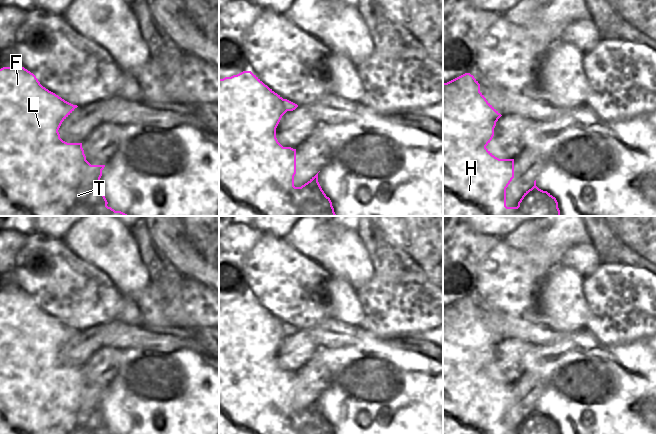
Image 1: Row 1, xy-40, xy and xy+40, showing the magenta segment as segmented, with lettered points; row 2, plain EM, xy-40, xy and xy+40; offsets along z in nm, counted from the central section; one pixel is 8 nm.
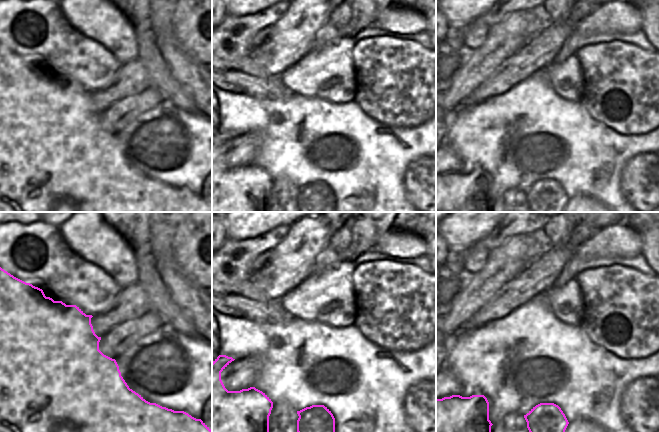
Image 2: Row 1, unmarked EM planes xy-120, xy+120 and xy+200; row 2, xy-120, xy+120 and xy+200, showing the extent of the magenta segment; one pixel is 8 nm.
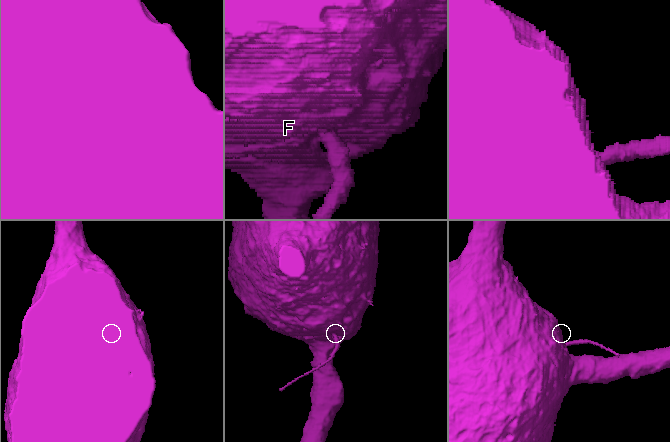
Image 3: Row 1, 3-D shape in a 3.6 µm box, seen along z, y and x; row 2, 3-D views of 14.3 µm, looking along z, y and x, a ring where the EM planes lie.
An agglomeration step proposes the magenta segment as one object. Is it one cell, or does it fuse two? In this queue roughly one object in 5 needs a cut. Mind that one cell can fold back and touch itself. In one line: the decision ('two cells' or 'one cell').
one cell

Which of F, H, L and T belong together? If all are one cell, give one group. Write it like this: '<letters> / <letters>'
F H L T

